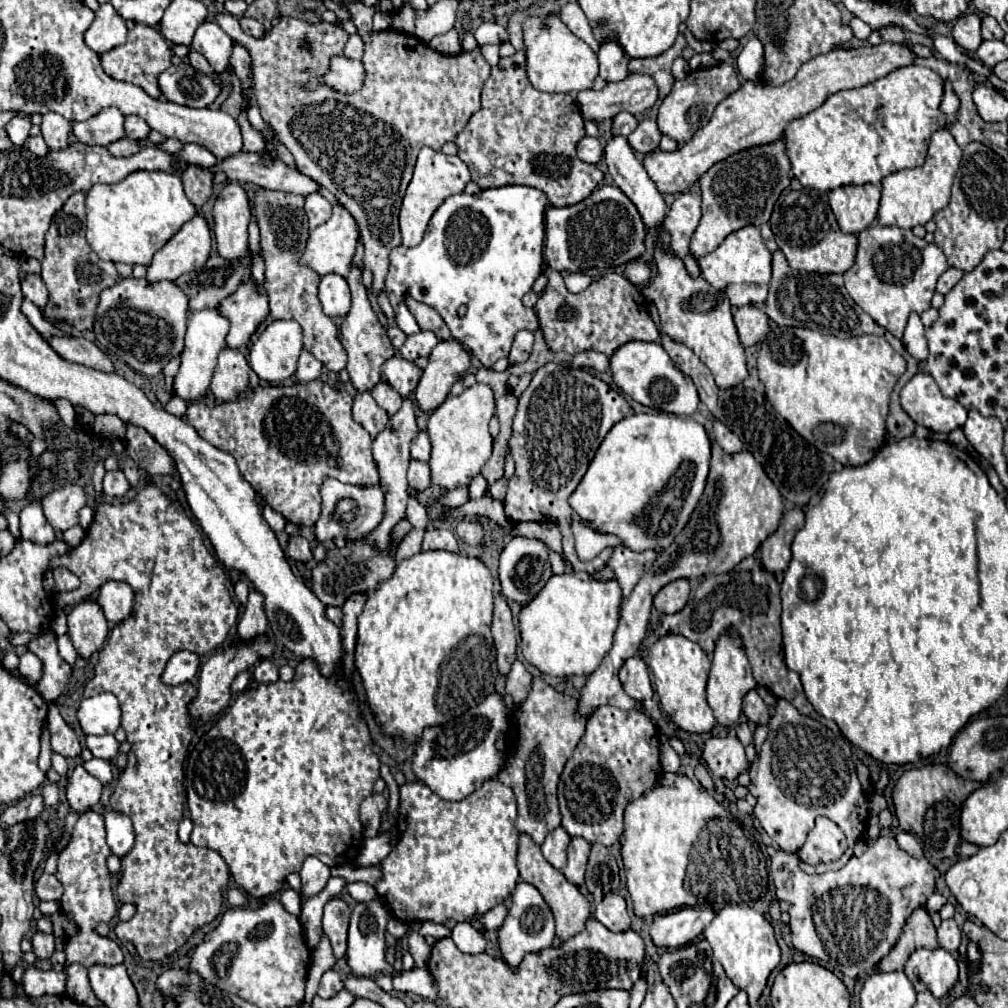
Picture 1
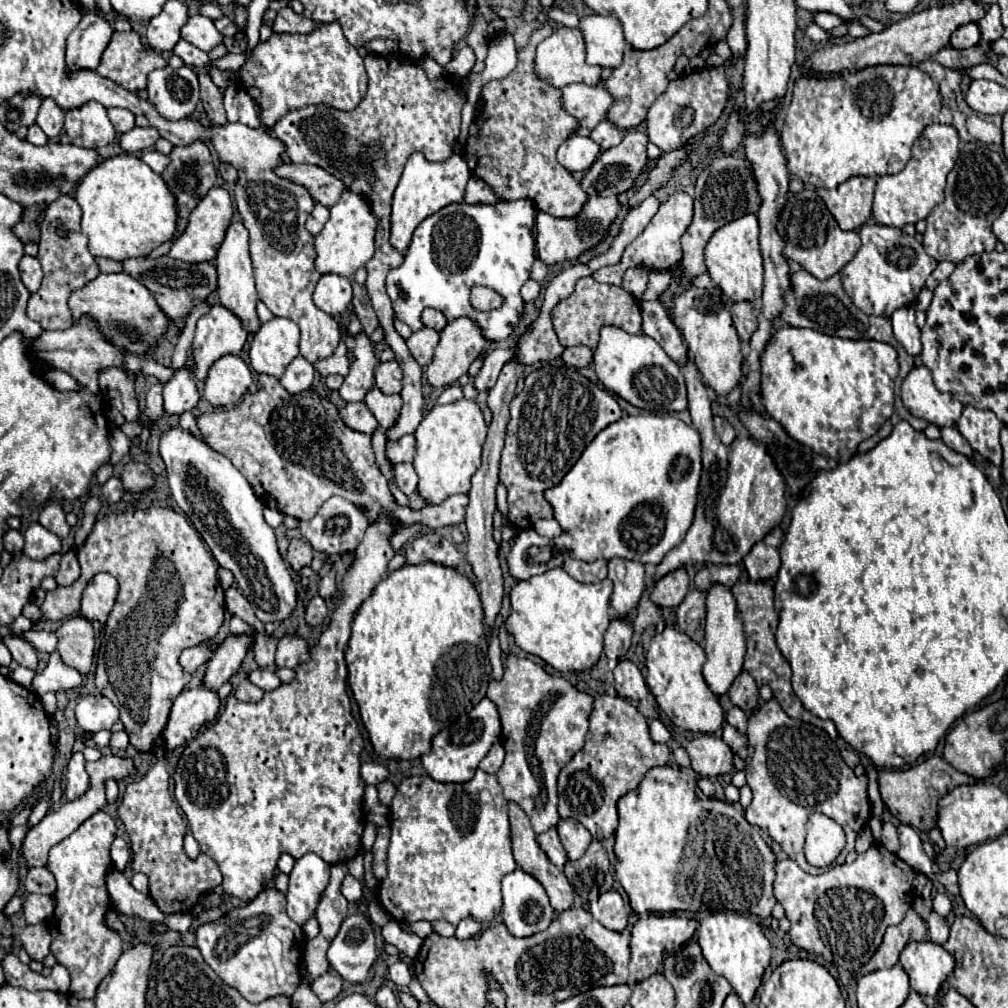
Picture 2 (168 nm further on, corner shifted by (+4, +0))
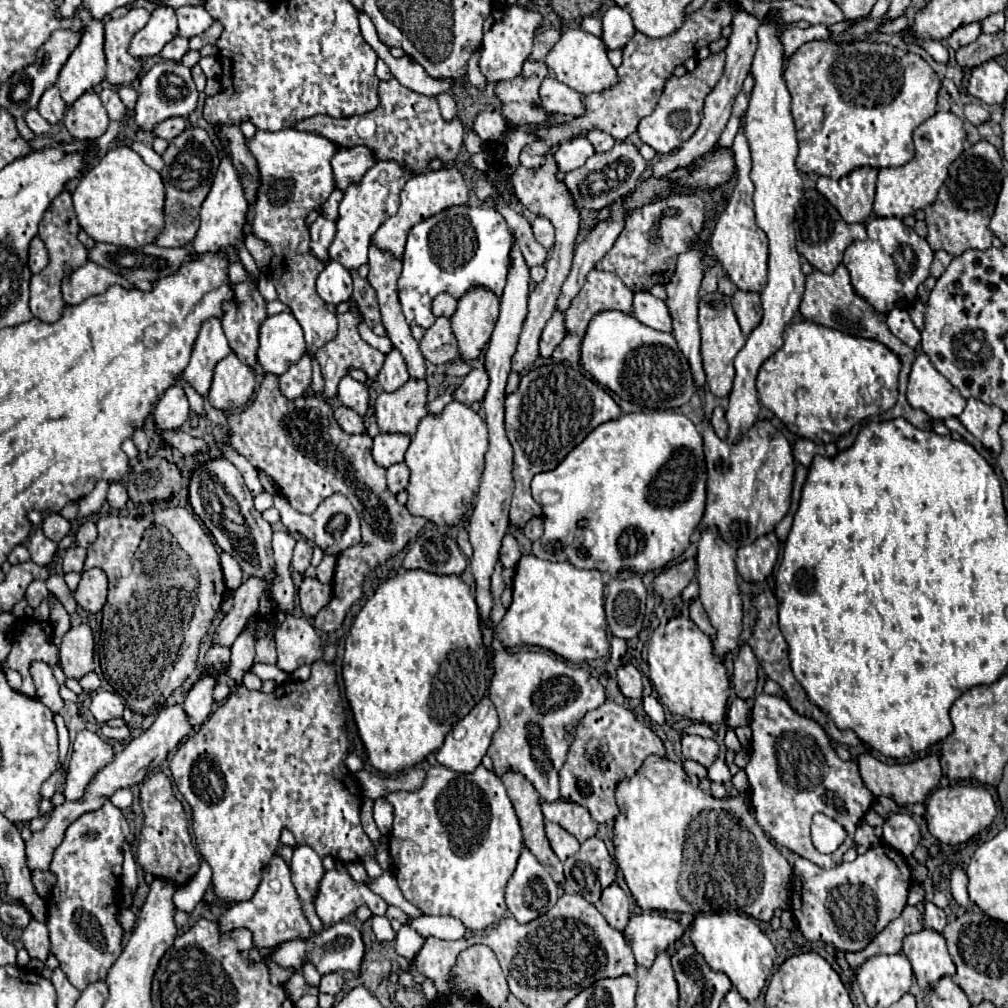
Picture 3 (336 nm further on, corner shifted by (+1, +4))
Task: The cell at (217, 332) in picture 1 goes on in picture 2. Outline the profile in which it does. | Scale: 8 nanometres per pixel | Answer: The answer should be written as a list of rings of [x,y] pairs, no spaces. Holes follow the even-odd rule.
[[[189,354],[185,370],[175,372],[175,376],[163,386],[163,410],[167,416],[181,416],[187,410],[193,410],[199,402],[199,392],[191,376],[193,358]]]

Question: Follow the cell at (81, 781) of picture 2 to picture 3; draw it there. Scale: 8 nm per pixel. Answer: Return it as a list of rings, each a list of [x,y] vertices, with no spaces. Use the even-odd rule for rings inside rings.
[[[82,730],[74,742],[74,754],[66,770],[64,796],[66,800],[82,800],[92,776],[112,760],[112,746],[96,732]]]

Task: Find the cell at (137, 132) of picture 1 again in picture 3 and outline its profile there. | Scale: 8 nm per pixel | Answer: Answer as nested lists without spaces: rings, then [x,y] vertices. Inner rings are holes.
[[[104,88],[104,90],[100,90],[100,100],[102,100],[110,120],[122,120],[126,116],[126,106],[122,104],[118,92]]]

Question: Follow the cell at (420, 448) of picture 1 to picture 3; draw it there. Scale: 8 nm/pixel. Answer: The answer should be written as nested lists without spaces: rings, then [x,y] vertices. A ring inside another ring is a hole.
[[[378,434],[374,438],[374,448],[372,448],[372,456],[374,460],[388,468],[392,464],[398,464],[404,460],[404,454],[410,446],[410,436],[402,436],[402,434]]]

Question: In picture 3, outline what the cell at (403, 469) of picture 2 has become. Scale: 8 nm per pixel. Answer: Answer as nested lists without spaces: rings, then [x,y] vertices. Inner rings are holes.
[[[398,462],[388,468],[388,488],[398,494],[406,490],[406,484],[410,480],[410,470],[406,468],[406,462]]]

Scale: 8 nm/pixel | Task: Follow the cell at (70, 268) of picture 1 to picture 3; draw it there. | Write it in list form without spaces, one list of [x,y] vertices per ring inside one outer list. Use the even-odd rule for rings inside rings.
[[[64,190],[52,200],[52,204],[46,210],[46,214],[40,222],[40,228],[38,228],[38,236],[46,244],[50,264],[40,274],[34,274],[30,280],[30,312],[36,318],[40,318],[42,322],[58,322],[62,318],[62,312],[66,308],[66,302],[62,300],[62,280],[70,274],[70,270],[80,268],[88,262],[88,250],[84,248],[82,242],[78,242],[80,230],[82,228],[78,224],[76,212],[74,212],[72,196],[70,196],[70,192]]]

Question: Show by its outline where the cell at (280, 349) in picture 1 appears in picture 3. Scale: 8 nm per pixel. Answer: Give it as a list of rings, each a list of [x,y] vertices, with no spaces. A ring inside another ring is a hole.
[[[282,312],[268,316],[260,326],[258,364],[264,372],[284,374],[290,364],[298,362],[306,354],[304,332],[294,314]]]

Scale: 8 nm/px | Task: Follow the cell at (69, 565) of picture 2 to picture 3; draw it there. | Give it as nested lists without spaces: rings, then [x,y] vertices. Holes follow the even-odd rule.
[[[72,544],[66,550],[66,554],[64,554],[64,566],[62,566],[64,574],[68,574],[68,572],[82,572],[84,560],[86,560],[86,550],[76,546],[76,544]]]

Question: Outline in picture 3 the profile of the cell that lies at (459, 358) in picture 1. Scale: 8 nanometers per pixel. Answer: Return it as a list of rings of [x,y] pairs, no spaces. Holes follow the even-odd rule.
[[[474,288],[458,300],[450,324],[460,360],[470,362],[482,354],[498,320],[498,310],[498,298],[484,288]]]

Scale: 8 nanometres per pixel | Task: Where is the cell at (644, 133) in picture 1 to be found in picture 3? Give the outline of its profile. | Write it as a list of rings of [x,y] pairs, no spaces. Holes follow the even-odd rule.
[[[624,140],[624,142],[618,142],[608,152],[590,156],[586,160],[586,164],[576,168],[574,172],[568,172],[564,178],[564,184],[572,192],[574,202],[580,210],[602,210],[602,208],[610,206],[616,198],[626,196],[626,192],[630,192],[630,188],[634,188],[634,184],[638,184],[646,166],[648,166],[648,162],[642,158],[638,148],[632,142]]]

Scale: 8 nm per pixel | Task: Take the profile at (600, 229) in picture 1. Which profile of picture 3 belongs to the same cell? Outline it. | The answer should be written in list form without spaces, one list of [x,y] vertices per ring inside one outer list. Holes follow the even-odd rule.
[[[538,216],[538,218],[532,222],[532,230],[534,230],[536,240],[538,240],[546,250],[550,250],[550,248],[554,246],[554,230],[552,230],[550,220]]]

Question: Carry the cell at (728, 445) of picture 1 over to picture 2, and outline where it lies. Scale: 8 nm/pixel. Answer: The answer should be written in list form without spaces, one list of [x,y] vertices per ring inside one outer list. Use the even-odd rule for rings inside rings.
[[[715,416],[715,432],[717,432],[717,436],[721,438],[723,444],[731,444],[735,440],[733,426],[725,418],[721,418],[721,416]]]

